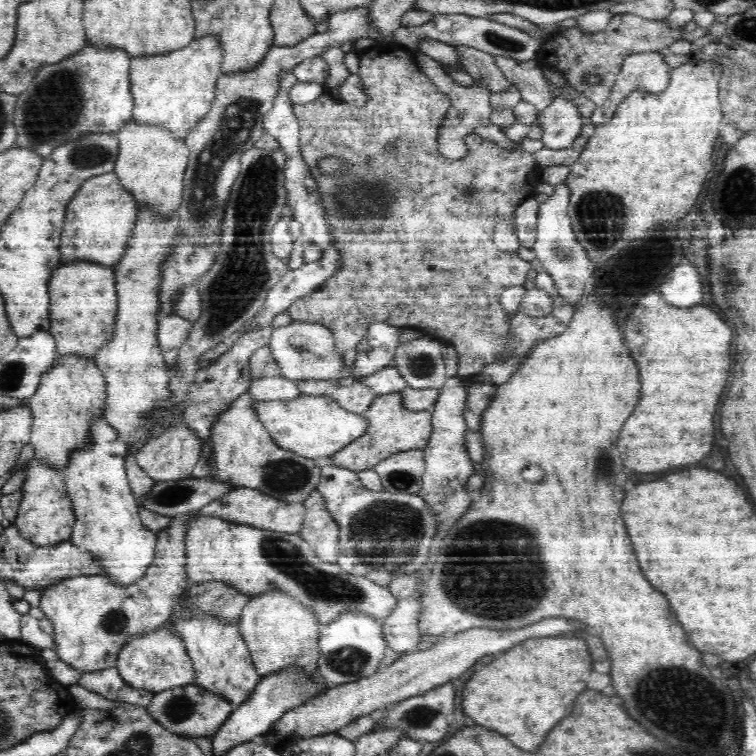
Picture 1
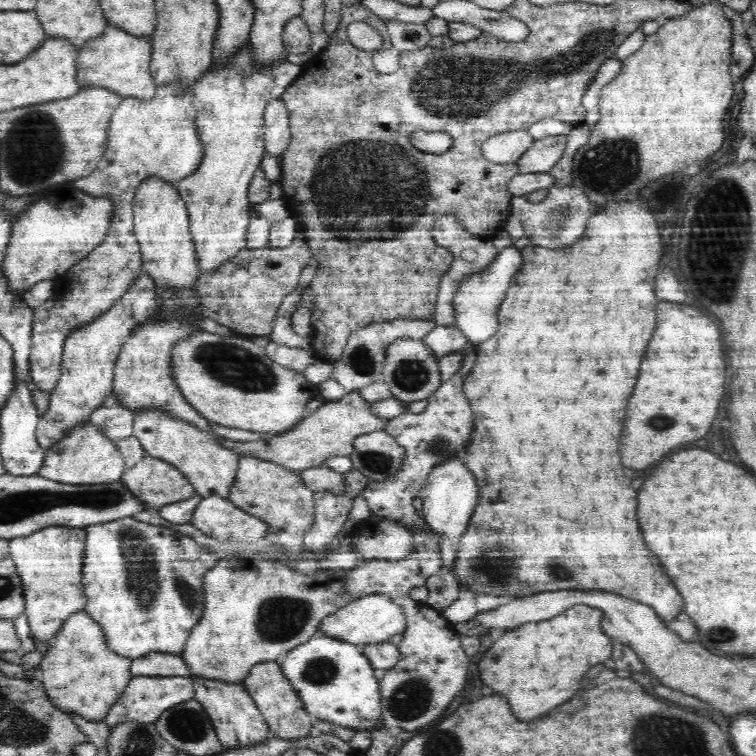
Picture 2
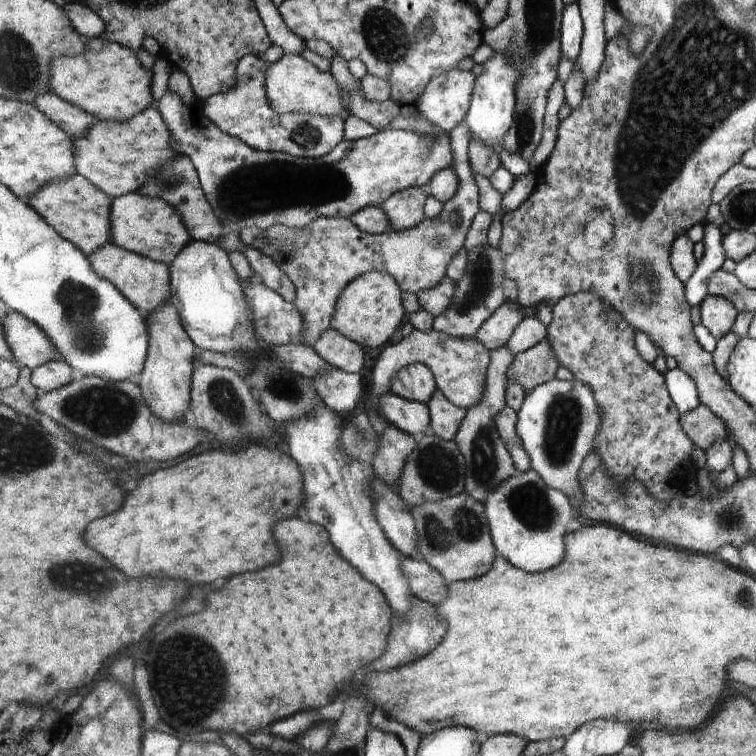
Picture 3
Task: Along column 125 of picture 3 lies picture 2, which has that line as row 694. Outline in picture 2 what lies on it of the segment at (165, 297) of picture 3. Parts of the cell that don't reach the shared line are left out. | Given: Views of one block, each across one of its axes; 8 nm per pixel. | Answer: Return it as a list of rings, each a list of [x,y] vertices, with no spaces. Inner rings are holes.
[[[281,660],[274,663],[261,663],[244,678],[242,682],[247,692],[263,714],[271,734],[283,740],[301,740],[311,736],[313,730],[314,716],[306,712],[297,692],[289,684],[289,680],[283,676]]]

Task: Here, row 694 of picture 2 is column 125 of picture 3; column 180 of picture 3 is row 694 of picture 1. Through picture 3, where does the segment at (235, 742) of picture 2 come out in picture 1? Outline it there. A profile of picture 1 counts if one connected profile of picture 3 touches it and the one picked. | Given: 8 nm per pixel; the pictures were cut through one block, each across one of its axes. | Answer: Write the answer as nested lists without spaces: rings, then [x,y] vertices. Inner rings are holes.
[[[184,591],[178,596],[172,607],[171,617],[174,617],[177,635],[184,641],[196,671],[194,683],[207,692],[222,696],[223,700],[230,701],[234,707],[242,705],[250,700],[263,676],[259,675],[254,667],[248,645],[239,632],[238,621],[227,624],[210,616],[196,616],[184,620],[177,618],[177,614],[181,613],[179,604],[188,594],[189,592]]]

